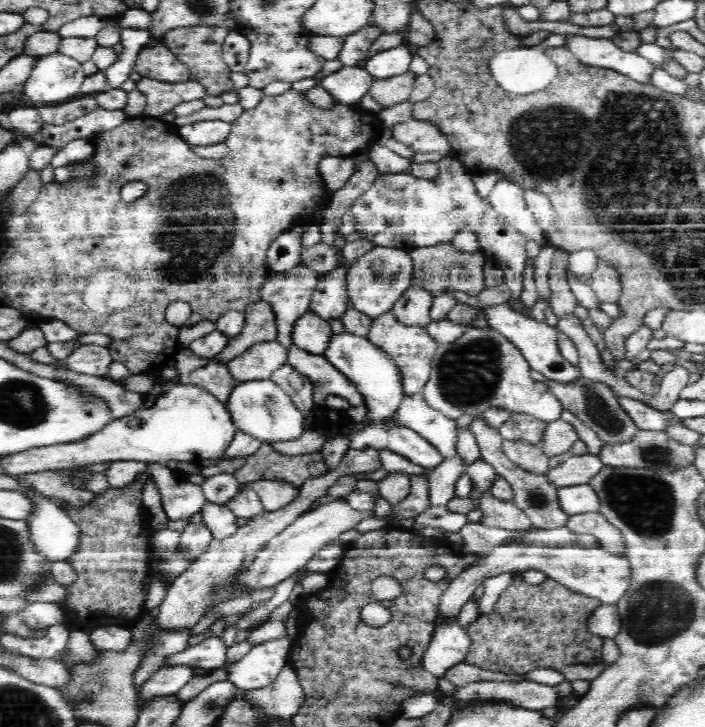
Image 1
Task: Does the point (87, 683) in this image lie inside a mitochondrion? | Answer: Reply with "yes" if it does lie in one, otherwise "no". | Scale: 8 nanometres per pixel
yes

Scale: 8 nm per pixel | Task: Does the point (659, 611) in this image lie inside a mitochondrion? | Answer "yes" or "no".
yes

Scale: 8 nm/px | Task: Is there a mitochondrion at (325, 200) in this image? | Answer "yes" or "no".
no

